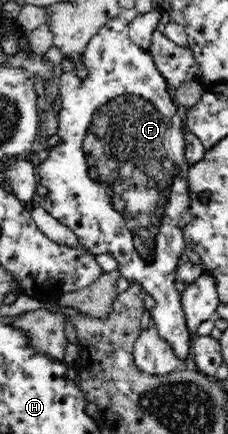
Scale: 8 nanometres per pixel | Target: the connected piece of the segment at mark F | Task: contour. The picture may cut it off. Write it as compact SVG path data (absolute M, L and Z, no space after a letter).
M118 16L105 23L85 45L80 53L80 65L88 72L85 78L81 78L73 73L73 65L75 58L73 56L64 56L62 68L64 73L61 77L61 87L59 87L59 101L57 137L58 143L55 147L49 149L49 155L42 161L38 167L39 181L43 187L47 187L47 194L43 197L38 197L37 203L49 212L54 219L69 227L71 231L78 237L80 243L83 244L83 249L92 252L95 256L99 253L110 253L117 260L120 276L125 277L131 283L139 283L153 299L155 304L150 314L153 316L154 326L157 328L158 334L165 339L173 350L174 357L178 361L185 361L189 355L192 345L193 336L188 330L186 315L181 301L181 292L175 288L176 269L181 255L186 249L184 235L182 233L183 217L186 215L189 204L189 184L186 176L190 168L190 163L186 158L186 141L185 132L186 125L183 124L183 119L176 114L177 107L167 92L166 80L157 70L153 56L139 45L131 42L128 32L128 23Z

